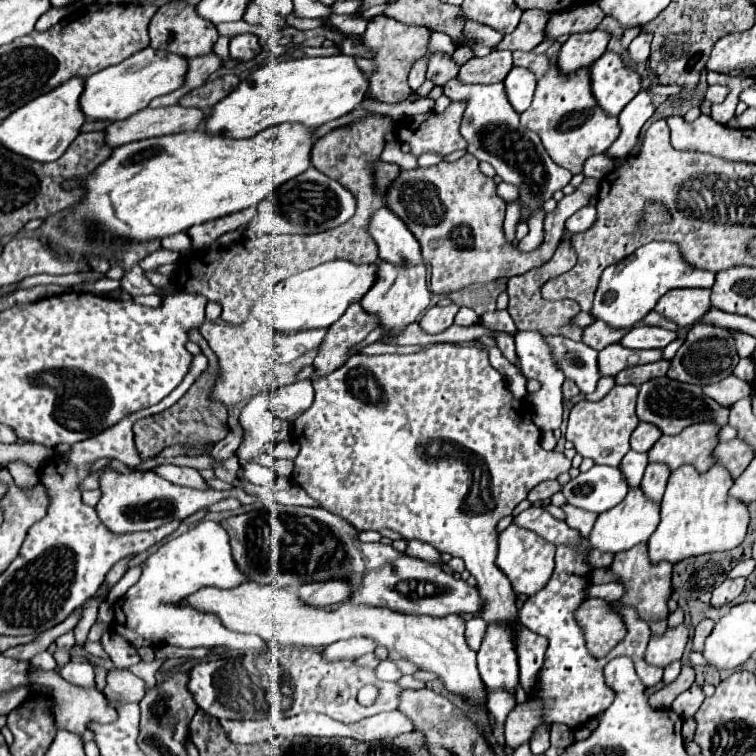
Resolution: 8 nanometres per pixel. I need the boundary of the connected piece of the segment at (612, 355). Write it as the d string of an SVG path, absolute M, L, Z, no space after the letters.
M610 344L598 352L598 370L602 376L616 376L624 368L632 368L638 364L658 362L662 358L662 350L628 350L620 344Z

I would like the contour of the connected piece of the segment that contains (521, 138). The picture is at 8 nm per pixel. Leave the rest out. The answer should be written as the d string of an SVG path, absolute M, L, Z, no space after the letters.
M450 80L444 84L444 94L450 96L450 100L466 100L466 112L462 120L462 136L468 140L468 150L474 154L478 160L488 160L496 174L508 182L518 186L520 196L518 196L518 206L520 210L528 208L530 214L528 218L520 218L516 224L516 236L522 238L528 232L528 220L532 214L542 210L546 196L552 198L556 190L564 188L572 174L564 168L560 168L544 150L538 134L526 130L520 126L516 110L510 106L504 84L462 84L458 80Z

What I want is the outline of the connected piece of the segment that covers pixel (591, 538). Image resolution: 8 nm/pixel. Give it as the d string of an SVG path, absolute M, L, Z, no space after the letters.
M632 490L618 506L610 508L608 512L602 512L596 518L596 524L594 524L592 532L588 534L588 542L592 544L592 548L596 548L600 552L610 552L610 554L624 552L624 550L634 548L636 544L648 542L648 538L656 530L658 522L660 522L658 504L644 498L644 494L640 490Z

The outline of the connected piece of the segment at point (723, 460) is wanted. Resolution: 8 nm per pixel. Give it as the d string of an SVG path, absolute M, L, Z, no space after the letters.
M736 438L730 442L718 444L712 454L714 454L716 464L724 466L732 474L732 478L738 478L746 470L746 466L750 464L750 460L754 458L750 448L746 448L746 444L738 442Z

